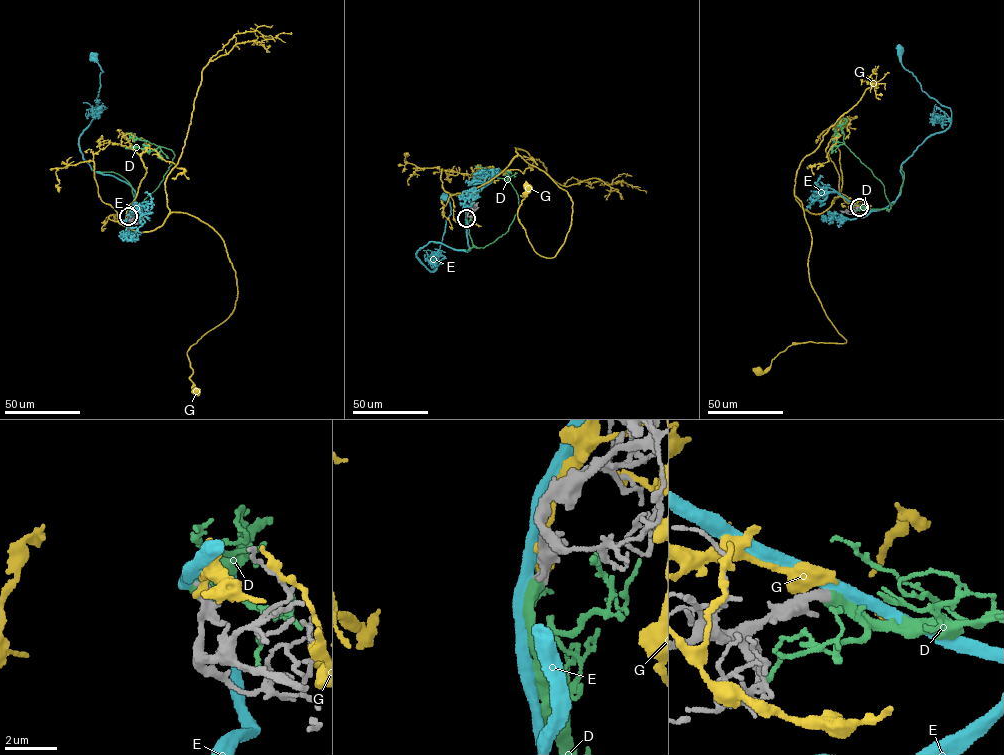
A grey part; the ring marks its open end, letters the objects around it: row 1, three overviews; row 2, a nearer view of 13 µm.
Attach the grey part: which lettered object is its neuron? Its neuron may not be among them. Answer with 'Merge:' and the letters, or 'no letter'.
Merge: D

